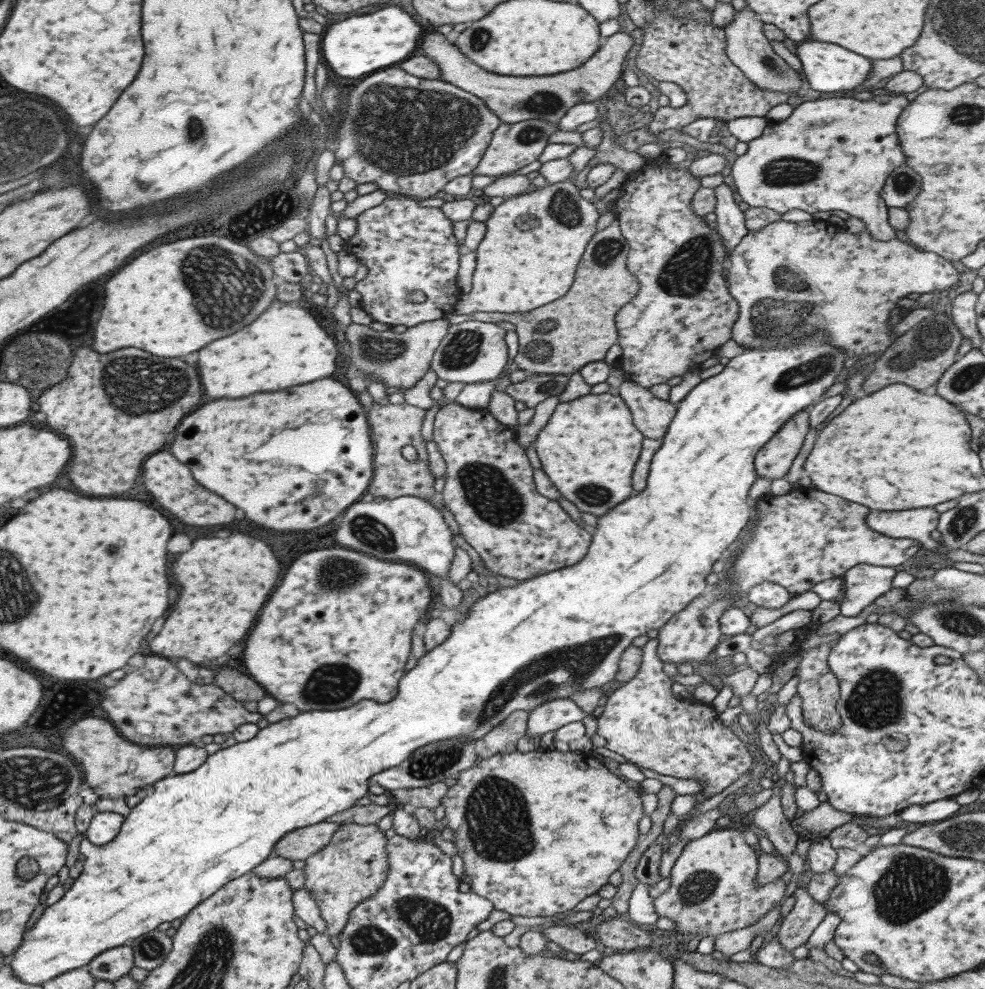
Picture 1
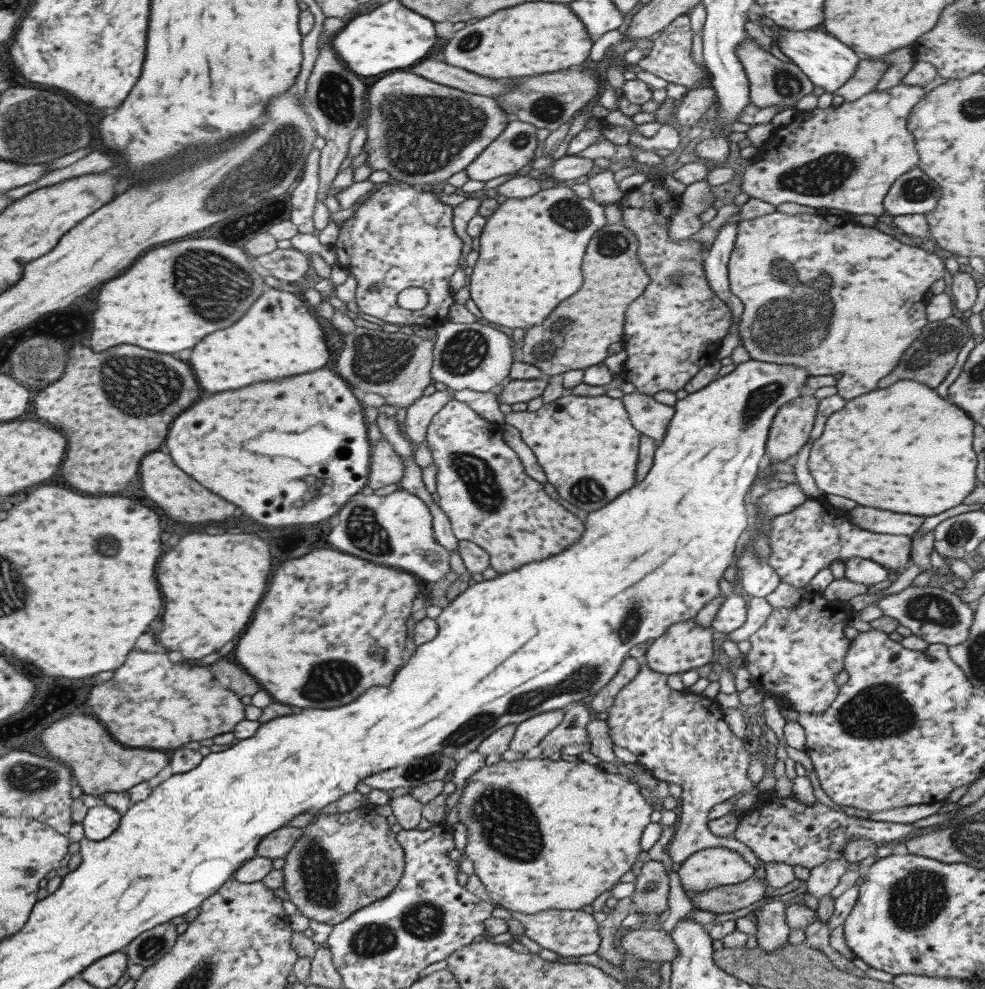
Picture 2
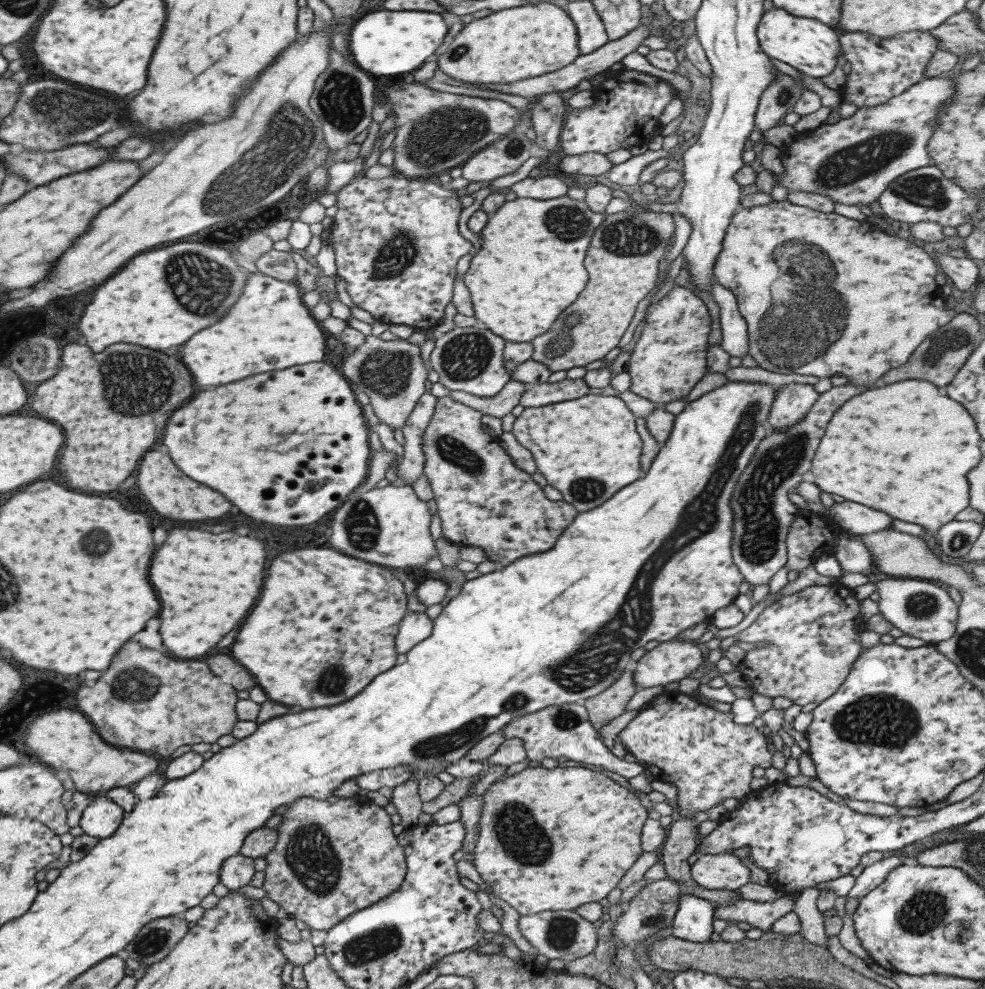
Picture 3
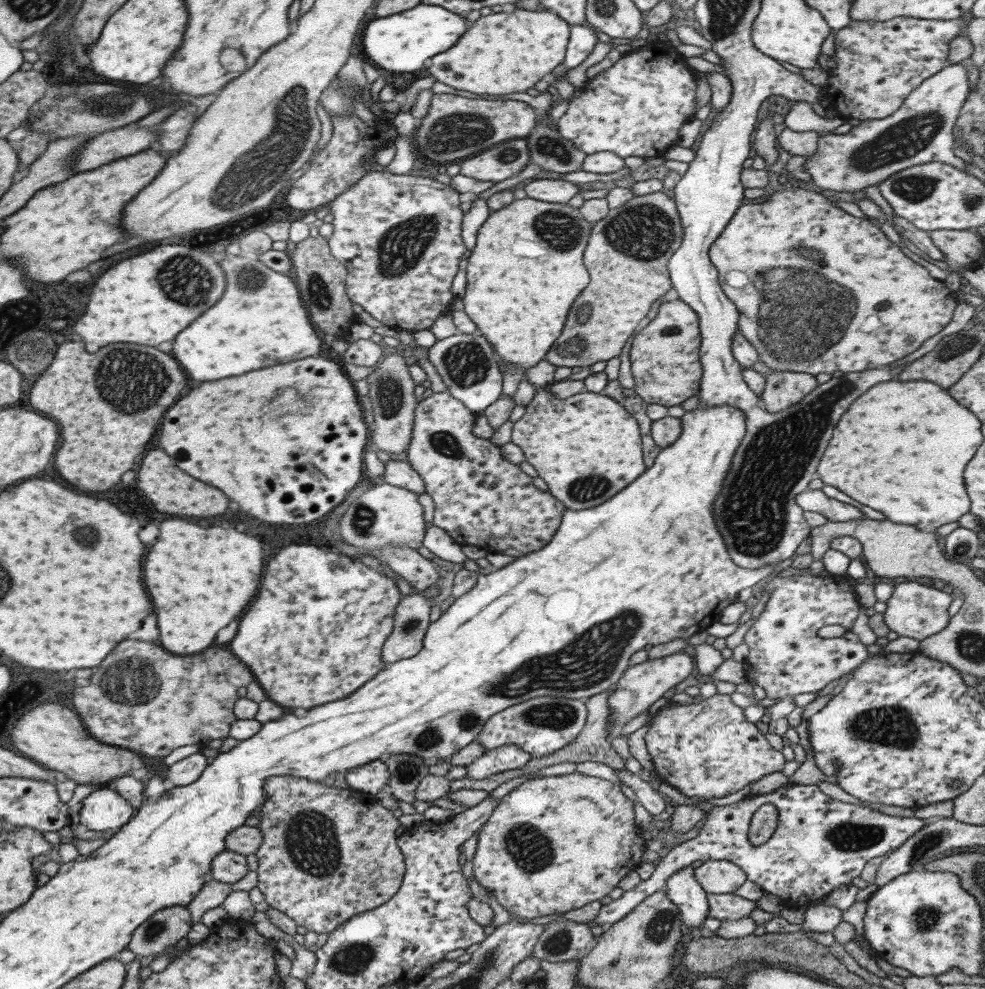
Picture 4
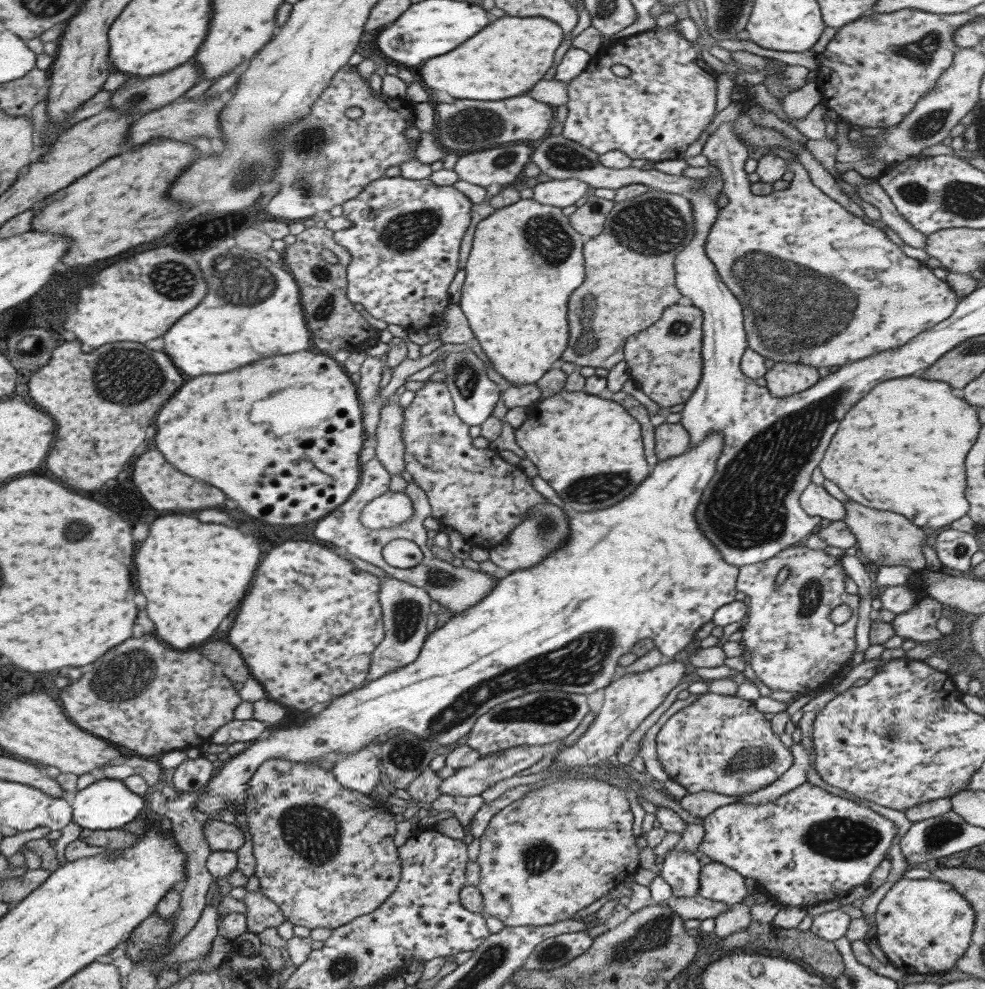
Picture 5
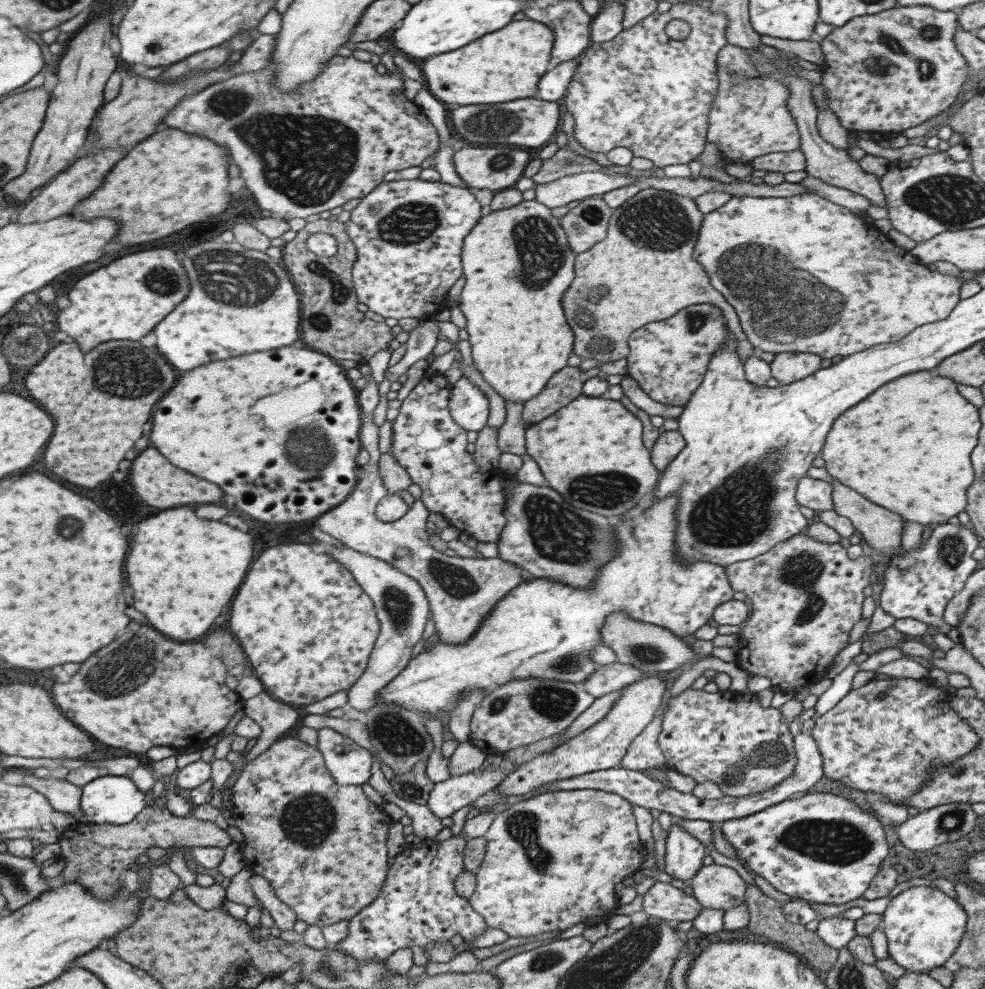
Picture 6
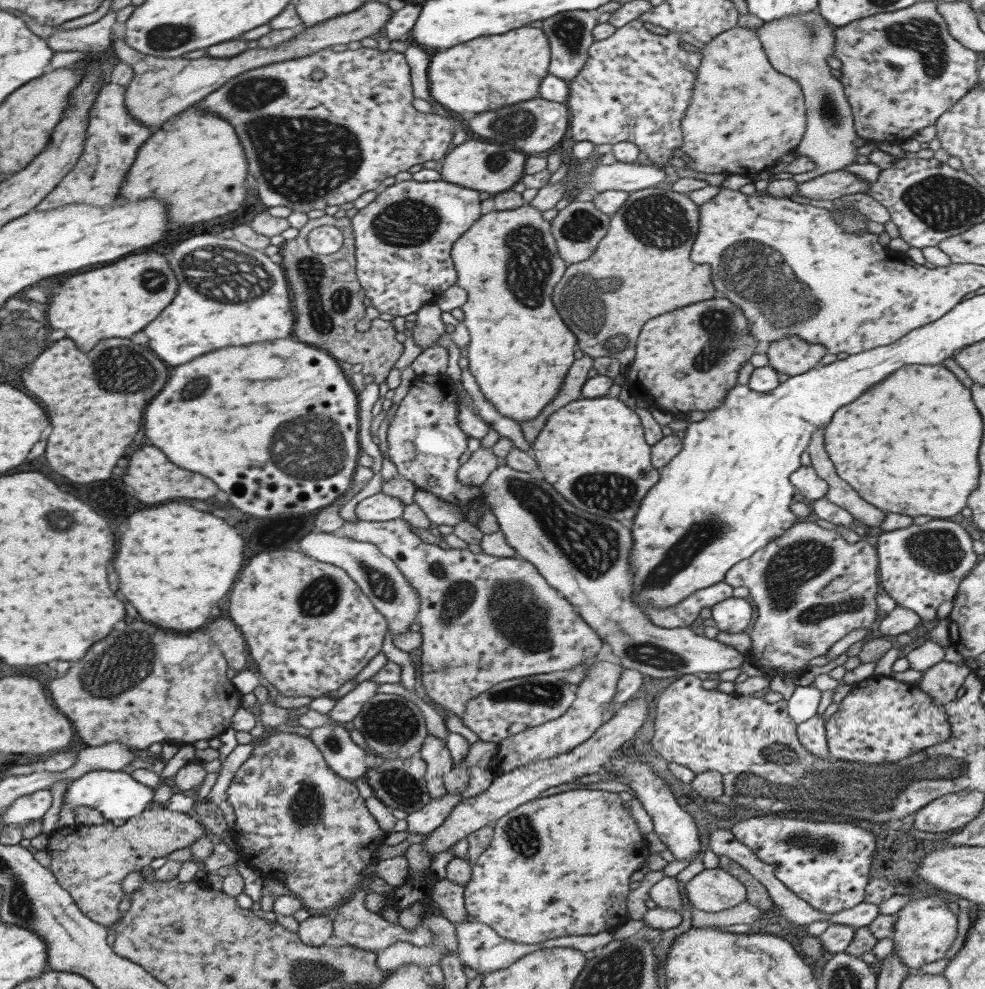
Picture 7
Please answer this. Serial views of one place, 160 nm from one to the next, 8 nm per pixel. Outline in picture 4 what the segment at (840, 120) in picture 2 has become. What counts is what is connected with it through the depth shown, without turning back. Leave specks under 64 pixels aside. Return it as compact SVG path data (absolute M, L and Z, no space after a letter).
M963 62L947 64L909 92L900 107L889 116L860 120L845 134L818 137L815 154L808 156L803 164L804 171L810 176L810 185L816 189L854 194L911 166L936 161L962 167L963 162L951 151L954 146L952 126L969 90Z

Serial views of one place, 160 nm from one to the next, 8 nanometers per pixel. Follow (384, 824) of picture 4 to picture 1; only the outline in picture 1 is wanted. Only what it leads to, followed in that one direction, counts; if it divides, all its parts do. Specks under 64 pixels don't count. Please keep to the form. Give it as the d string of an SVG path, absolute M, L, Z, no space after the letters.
M339 822L340 828L334 833L321 851L305 859L305 885L315 900L320 918L325 922L326 934L338 936L345 926L349 912L361 904L385 884L387 878L387 840L376 824L355 824Z

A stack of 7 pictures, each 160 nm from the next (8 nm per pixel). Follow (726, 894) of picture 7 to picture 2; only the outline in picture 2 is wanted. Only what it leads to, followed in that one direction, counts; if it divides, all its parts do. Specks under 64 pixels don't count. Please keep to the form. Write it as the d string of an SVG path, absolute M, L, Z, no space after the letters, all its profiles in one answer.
M715 846L693 852L676 873L683 890L703 892L748 880L754 870L737 852Z

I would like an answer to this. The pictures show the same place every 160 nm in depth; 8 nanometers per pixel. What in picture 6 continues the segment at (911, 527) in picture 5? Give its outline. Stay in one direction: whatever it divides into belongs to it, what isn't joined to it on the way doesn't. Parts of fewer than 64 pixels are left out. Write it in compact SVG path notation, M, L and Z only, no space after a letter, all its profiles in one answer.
M837 480L829 483L831 489L831 508L837 514L844 516L850 520L856 533L856 538L863 538L869 548L872 548L874 554L879 556L881 560L888 560L892 556L892 550L900 548L901 535L903 532L904 520L898 514L893 514L885 508L879 508L875 504L871 504L869 500L865 500L863 496L859 496L857 492L853 492L851 488L839 484Z

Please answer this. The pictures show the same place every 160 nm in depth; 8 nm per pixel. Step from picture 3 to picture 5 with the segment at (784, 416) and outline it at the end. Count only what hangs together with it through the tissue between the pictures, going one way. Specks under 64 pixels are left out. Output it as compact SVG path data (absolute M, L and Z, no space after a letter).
M775 363L764 375L765 389L777 399L803 392L819 381L817 368L798 363Z

